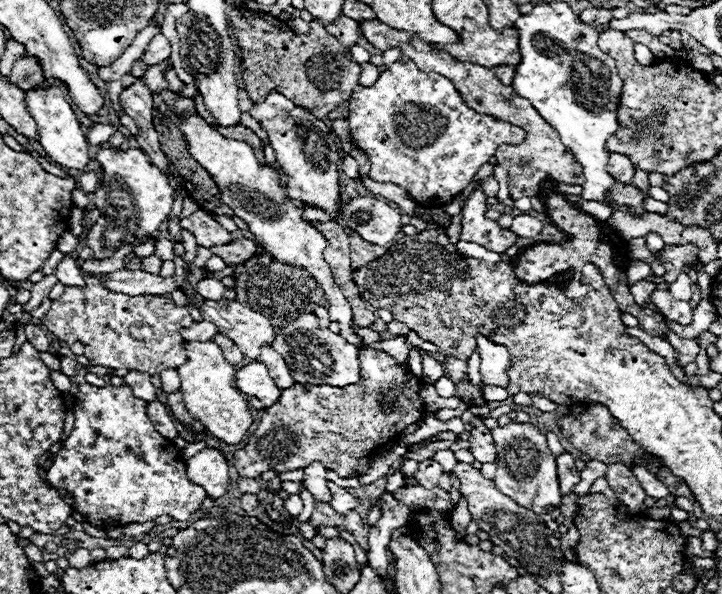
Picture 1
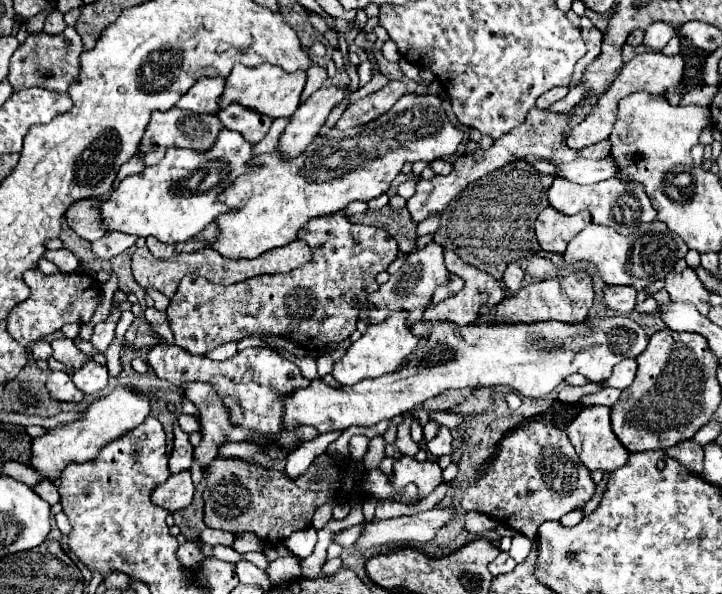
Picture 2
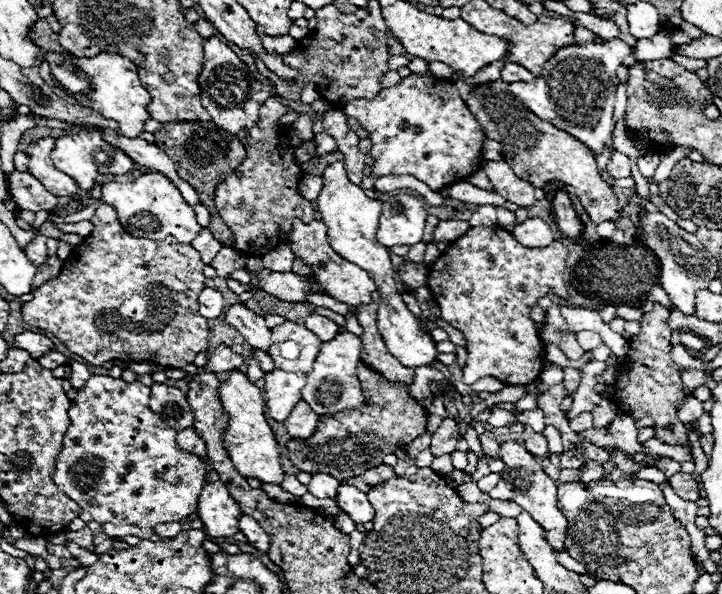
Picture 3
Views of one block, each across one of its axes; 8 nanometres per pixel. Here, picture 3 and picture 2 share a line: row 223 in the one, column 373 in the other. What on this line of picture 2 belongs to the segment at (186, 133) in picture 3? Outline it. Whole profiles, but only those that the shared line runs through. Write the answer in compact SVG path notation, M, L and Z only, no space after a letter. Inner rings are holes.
M384 206L380 210L366 210L362 214L354 214L350 216L350 222L354 224L372 224L372 226L382 226L386 228L392 238L398 242L398 248L408 254L414 250L416 246L416 228L418 224L412 220L408 208L392 208L392 206Z

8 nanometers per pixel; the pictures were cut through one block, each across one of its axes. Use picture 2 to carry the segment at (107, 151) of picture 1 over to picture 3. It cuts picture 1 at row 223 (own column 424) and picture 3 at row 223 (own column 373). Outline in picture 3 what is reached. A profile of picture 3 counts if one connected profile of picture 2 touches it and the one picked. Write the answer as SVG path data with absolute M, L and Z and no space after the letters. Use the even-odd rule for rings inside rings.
M146 172L134 182L106 182L102 186L102 200L116 208L120 224L136 238L164 240L166 236L174 236L180 242L190 244L202 226L196 222L194 208L182 198L178 188L160 172Z

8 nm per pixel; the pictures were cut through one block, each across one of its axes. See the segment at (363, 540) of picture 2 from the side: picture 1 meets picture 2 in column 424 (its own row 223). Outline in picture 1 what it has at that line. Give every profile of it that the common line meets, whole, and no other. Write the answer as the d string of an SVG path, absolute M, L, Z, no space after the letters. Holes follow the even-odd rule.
M520 214L512 220L512 226L510 230L520 236L520 238L536 238L540 232L542 232L542 222L536 220L534 216L528 216L528 214Z

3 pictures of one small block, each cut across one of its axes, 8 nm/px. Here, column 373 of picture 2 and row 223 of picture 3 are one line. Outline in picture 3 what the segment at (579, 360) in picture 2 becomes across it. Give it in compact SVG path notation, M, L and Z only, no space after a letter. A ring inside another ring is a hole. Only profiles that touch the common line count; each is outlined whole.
M410 194L390 196L380 214L376 240L386 248L396 244L418 244L424 234L426 216L428 212L418 198Z

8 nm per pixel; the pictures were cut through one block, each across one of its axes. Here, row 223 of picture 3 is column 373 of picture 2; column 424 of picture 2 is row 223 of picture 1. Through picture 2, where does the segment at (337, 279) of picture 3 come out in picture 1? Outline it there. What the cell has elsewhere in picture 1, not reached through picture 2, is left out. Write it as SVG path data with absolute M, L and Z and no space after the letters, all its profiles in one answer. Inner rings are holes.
M184 112L178 128L188 142L188 152L192 154L192 158L214 178L220 188L222 202L248 224L254 240L262 248L266 248L274 260L308 268L308 272L324 288L330 300L330 320L340 324L340 336L354 346L362 346L364 340L352 328L352 308L342 290L336 286L332 272L324 260L324 248L328 246L328 242L309 221L302 220L302 208L298 206L300 202L284 194L284 186L278 184L280 176L276 168L272 164L258 164L254 148L250 144L224 138L196 112Z

